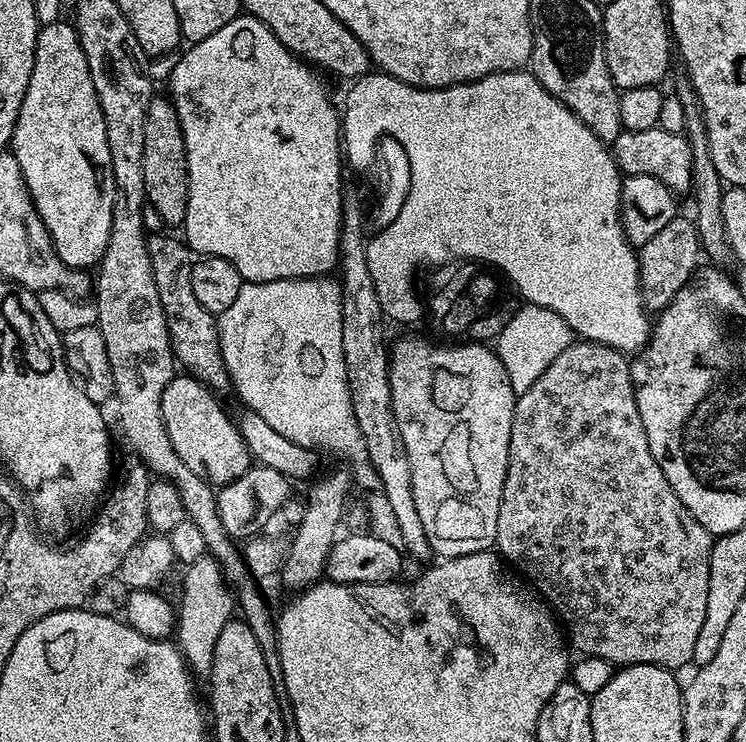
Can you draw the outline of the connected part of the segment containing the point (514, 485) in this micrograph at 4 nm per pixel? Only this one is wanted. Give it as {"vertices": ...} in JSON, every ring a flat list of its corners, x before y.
{"vertices":[[577,339,566,350,562,350,554,362,550,362,546,374,542,374,542,378,538,378,530,390,517,395,510,426,510,458,506,466,506,482,502,486,502,502,498,506,495,547,499,555,513,569,523,573,527,583,543,597,566,629,567,639,573,649,576,647,584,656,607,660,613,666,653,664,659,668,677,670,683,664,691,665,694,641,706,618,713,543,712,535,696,521,690,510,686,510,686,506,682,506,682,498,674,494,666,474,662,474,658,462,654,462,654,454,650,454,650,442,646,442,646,426,642,426,642,414,638,414,630,360,625,353,605,344,595,344,592,340]]}

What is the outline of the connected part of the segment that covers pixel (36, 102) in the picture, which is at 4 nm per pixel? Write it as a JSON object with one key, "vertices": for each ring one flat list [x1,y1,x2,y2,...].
{"vertices":[[63,19,54,21,41,27,40,33,36,35,36,49,34,50,34,70,30,74,30,82,26,94,22,98,20,113,14,126,14,134,10,151,14,158,18,158,18,166,22,170,22,178,26,182,28,192,32,195,32,201,36,207,36,212,40,215,40,221,46,226,46,230,52,239,54,250,58,258,68,268,77,270,92,270,99,265,106,250,107,243,110,241,111,214,114,212,115,182,114,166,110,162,110,142,106,142,106,122,102,114,102,106,98,102,98,94,94,90,94,82,90,78,90,66,86,62,86,54,80,45,80,36,76,33,75,27,71,23,64,24]]}

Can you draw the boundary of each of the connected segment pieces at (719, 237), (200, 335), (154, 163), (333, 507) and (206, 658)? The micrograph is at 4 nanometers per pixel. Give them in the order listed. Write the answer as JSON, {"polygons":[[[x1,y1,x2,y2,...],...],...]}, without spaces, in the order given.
{"polygons":[[[680,78,677,82,676,88,674,88,674,95,680,99,682,106,686,110,686,126,684,132,688,138,688,144,692,147,692,190,690,193,691,199,696,199,696,213,694,213,694,219,696,221,696,229,700,235,701,249,706,253,707,259,712,262,720,262,716,260,729,259,730,253,728,250,728,242,726,240,726,226,723,225,722,220,722,194,726,187,723,180,721,180,718,170,714,166,714,158,710,158,710,146,708,145,708,135,706,134,706,122,704,121,704,115,700,112,700,99,696,97,696,92,692,88,692,85,688,83,687,79]],[[152,234,147,237,150,264,153,267,154,284,157,286,159,301,169,328,172,340,172,352,175,363,187,375,201,380,213,392,223,394,229,391,230,381,226,362,222,358,220,345,220,326,217,317,194,295,194,286,190,283,190,274,194,263,194,253,183,239,176,240,169,234]],[[153,95,146,110,146,146,142,146,142,178,145,182,146,203,162,214,165,225,183,225,188,201,188,167,186,166,186,142,182,138,182,126,178,122,176,108,167,95]],[[343,471,328,472,324,477,321,475,311,485,313,488,309,490,308,496,306,495,304,517,300,524,295,525,296,537,293,538,289,548,287,545,286,555,278,568,280,580,288,588,296,588,295,590,310,588,325,575,327,558,332,545,338,539,336,531,340,528,340,519,343,518,344,507,348,504,348,491,353,491,354,488,354,477,351,471]],[[205,554,187,565,185,572,180,604,178,600,174,638,189,669,196,674,206,674,212,669,214,646,217,645,218,635,233,617,236,601,233,591,224,579,221,565,210,554]]]}

